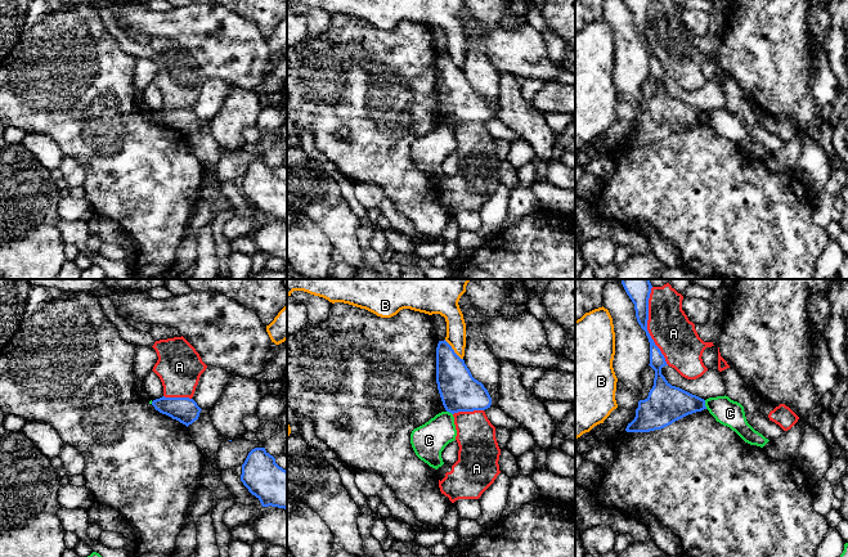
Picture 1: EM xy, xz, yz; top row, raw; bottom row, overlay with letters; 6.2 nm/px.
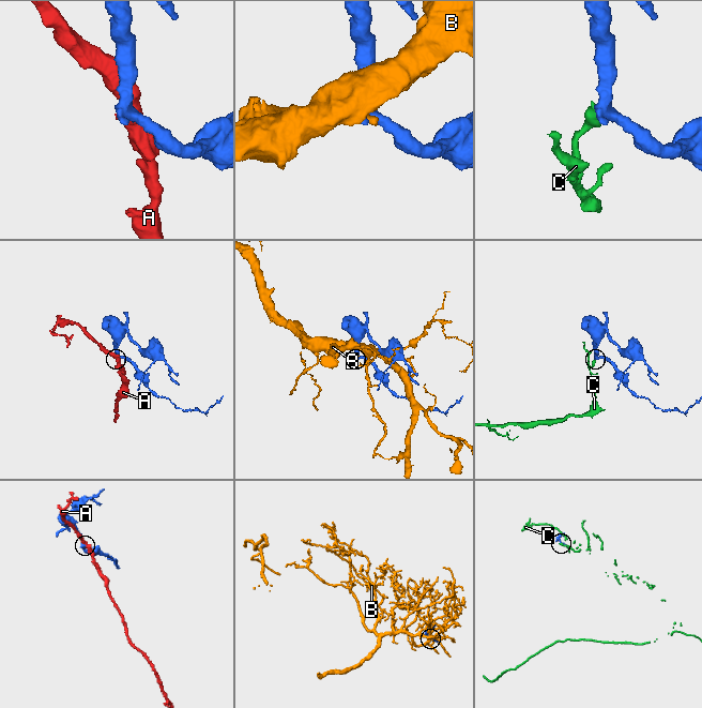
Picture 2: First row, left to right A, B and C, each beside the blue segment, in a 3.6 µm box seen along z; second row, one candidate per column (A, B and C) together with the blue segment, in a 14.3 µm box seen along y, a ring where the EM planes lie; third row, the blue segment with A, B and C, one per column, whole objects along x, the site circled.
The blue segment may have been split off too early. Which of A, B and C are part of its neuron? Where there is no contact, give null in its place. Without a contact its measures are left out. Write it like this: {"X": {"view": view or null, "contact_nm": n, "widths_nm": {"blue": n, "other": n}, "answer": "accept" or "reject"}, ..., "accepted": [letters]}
{"A": {"view": "yz", "contact_nm": 500, "widths_nm": {"blue": 110, "other": 260}, "answer": "reject"}, "B": {"view": "xz", "contact_nm": 170, "widths_nm": {"blue": 240, "other": 130}, "answer": "reject"}, "C": {"view": "yz", "contact_nm": 60, "widths_nm": {"blue": 240, "other": 170}, "answer": "reject"}, "accepted": []}

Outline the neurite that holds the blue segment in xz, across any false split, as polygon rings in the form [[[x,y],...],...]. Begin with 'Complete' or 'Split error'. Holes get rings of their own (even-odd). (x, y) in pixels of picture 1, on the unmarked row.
Complete. [[[444,51],[439,53],[436,59],[436,95],[438,102],[447,123],[454,126],[458,123],[485,122],[492,117],[492,109],[481,94],[475,91],[452,58]]]

